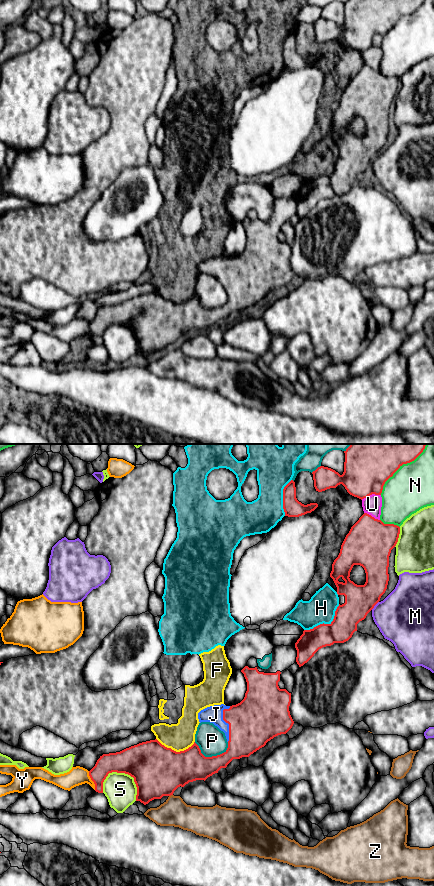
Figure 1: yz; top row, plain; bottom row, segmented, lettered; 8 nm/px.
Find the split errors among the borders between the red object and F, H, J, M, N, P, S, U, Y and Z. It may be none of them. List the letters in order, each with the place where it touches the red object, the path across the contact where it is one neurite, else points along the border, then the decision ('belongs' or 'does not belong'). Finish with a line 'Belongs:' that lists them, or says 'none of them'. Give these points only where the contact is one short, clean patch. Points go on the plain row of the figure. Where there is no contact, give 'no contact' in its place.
F: contact yz (175, 303); does not belong
H: contact yz (326, 176); does not belong
J: contact yz (226, 274); belongs
M: contact yz (375, 156); does not belong
N: contact yz (399, 19); does not belong
P: contact yz (210, 309); does not belong
S: contact yz (131, 328); does not belong
U: contact yz (370, 46); does not belong
Y: contact yz (91, 331); does not belong
Z: contact yz (170, 347); border yz (172, 346), (169, 348); does not belong
Belongs: J

